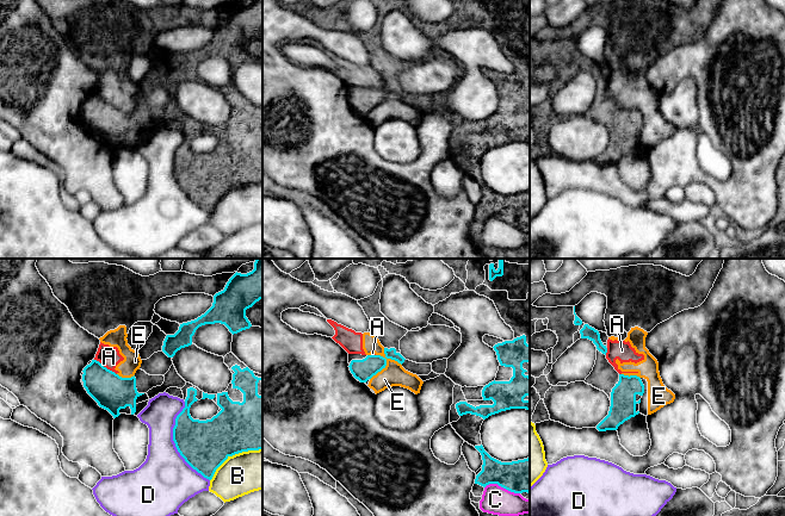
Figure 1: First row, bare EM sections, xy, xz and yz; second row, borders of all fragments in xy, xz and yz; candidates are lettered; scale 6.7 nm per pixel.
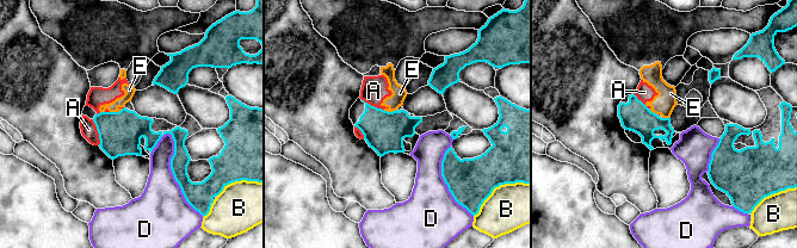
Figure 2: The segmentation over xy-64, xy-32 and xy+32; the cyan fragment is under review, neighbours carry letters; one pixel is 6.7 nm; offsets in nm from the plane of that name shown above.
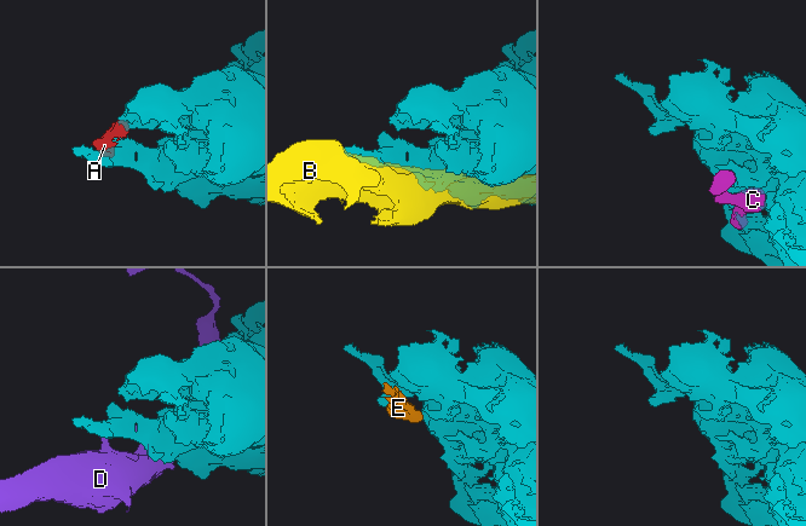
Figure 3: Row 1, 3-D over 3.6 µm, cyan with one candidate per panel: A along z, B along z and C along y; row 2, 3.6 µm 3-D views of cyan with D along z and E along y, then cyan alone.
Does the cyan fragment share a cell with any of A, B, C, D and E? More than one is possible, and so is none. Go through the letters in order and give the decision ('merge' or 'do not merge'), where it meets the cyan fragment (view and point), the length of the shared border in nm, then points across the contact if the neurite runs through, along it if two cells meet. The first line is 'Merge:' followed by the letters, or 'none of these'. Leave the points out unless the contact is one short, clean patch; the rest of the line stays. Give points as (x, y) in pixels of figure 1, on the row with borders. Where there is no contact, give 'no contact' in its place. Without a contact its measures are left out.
Merge: none of these
A: do not merge | xy (105, 367) | 190 nm
B: do not merge | xy (233, 454) | 420 nm
C: do not merge | xz (502, 486) | 240 nm
D: do not merge | xy (174, 442) | 550 nm
E: do not merge | xz (385, 364) | 240 nm | along xz (401, 364), (388, 359), (387, 364), (370, 379)

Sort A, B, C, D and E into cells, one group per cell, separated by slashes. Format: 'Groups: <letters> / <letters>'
Groups: A E / B / C / D

